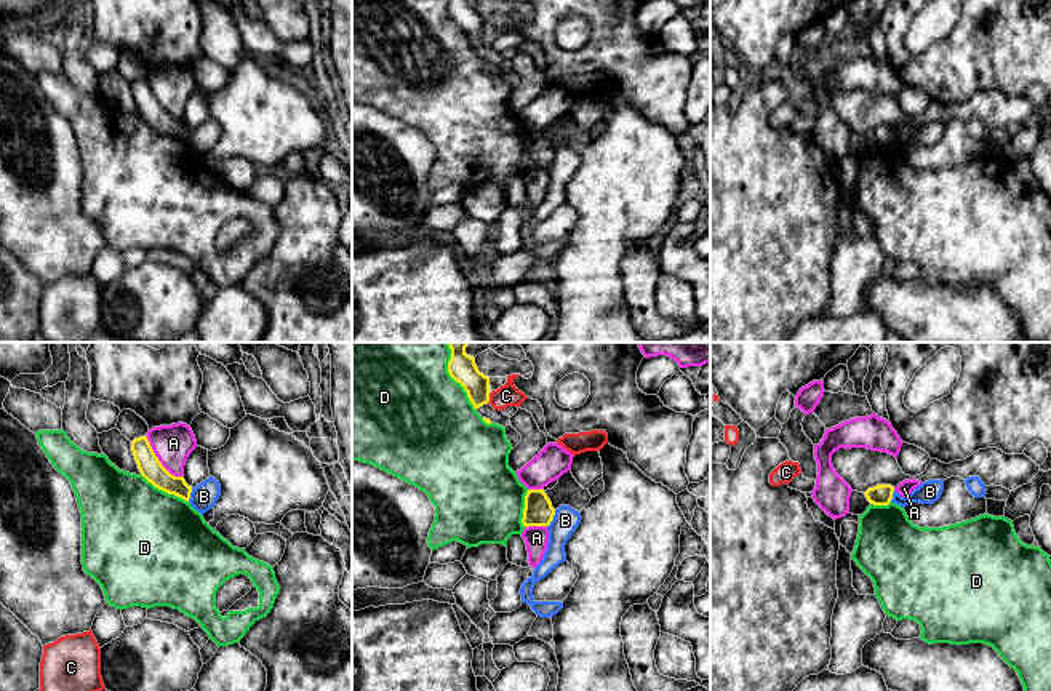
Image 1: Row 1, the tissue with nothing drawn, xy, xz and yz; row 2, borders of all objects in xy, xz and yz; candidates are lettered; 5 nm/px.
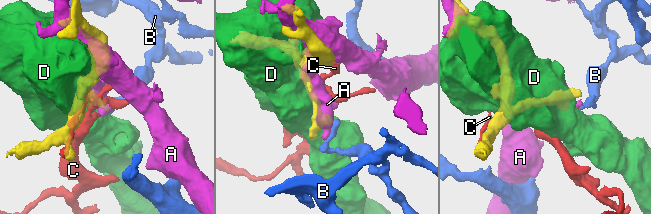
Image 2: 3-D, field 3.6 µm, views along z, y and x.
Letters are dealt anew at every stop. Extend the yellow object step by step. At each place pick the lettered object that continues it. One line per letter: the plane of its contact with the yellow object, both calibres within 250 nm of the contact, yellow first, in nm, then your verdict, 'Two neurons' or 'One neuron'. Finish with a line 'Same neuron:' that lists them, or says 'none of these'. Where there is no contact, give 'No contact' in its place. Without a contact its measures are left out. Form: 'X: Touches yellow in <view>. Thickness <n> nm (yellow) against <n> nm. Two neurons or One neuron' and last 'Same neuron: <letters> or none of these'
A: Touches yellow in xy. Thickness 120 nm (yellow) against 190 nm. Two neurons
B: Touches yellow in xz. Thickness 150 nm (yellow) against 130 nm. Two neurons
C: Touches yellow in xz. Thickness 140 nm (yellow) against 110 nm. Two neurons
D: Touches yellow in xz. Thickness 140 nm (yellow) against 500 nm. Two neurons
Same neuron: none of these

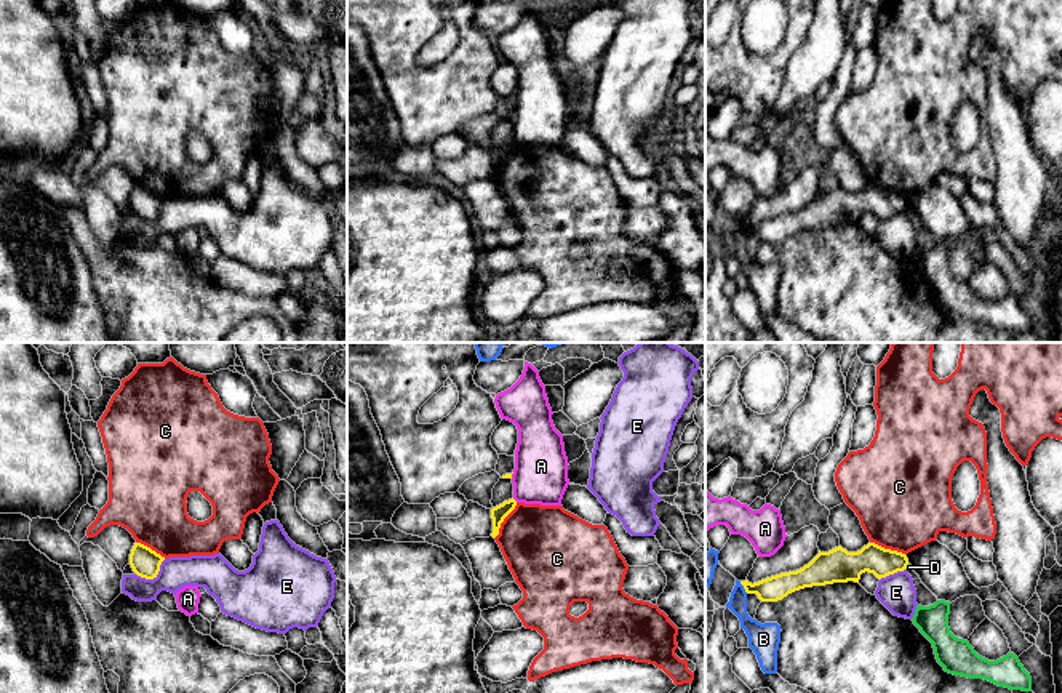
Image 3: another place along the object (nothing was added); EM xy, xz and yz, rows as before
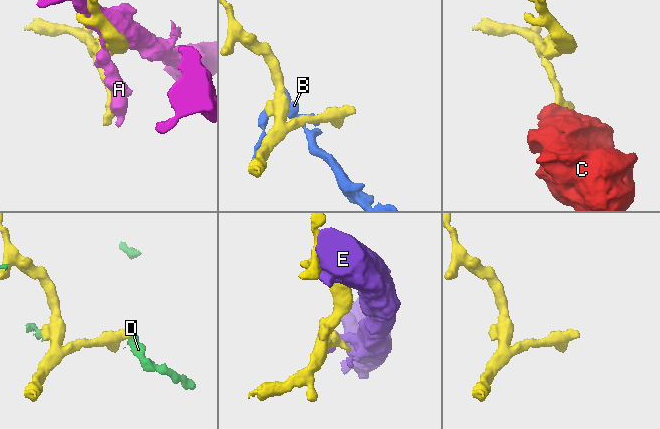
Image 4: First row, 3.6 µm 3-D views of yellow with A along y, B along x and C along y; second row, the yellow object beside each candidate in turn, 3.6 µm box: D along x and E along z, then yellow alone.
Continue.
A: Touches yellow in xz. Thickness 80 nm (yellow) against 280 nm. Two neurons
B: Touches yellow in yz. Thickness 130 nm (yellow) against 120 nm. Two neurons
C: Touches yellow in yz. Thickness 160 nm (yellow) against 460 nm. Two neurons
D: Touches yellow in yz. Thickness 150 nm (yellow) against 30 nm. Two neurons
E: Touches yellow in xy. Thickness 140 nm (yellow) against 160 nm. Two neurons
Same neuron: none of these

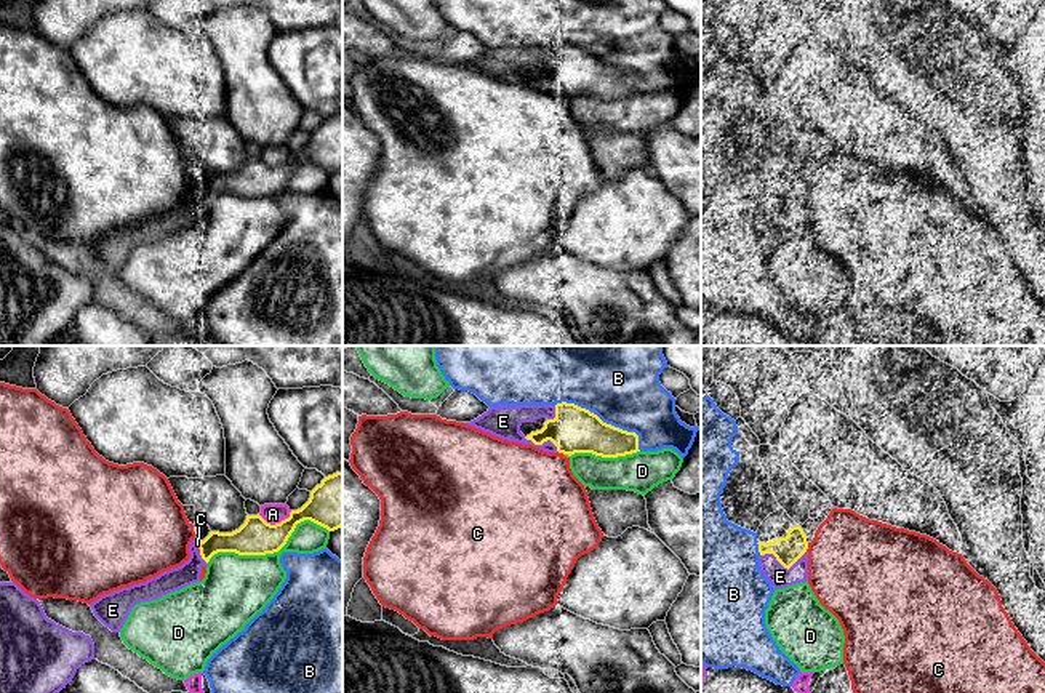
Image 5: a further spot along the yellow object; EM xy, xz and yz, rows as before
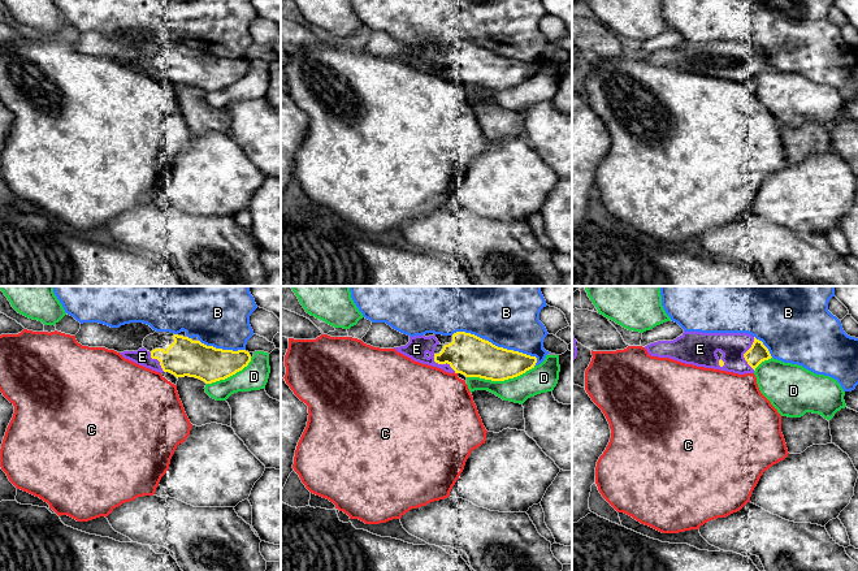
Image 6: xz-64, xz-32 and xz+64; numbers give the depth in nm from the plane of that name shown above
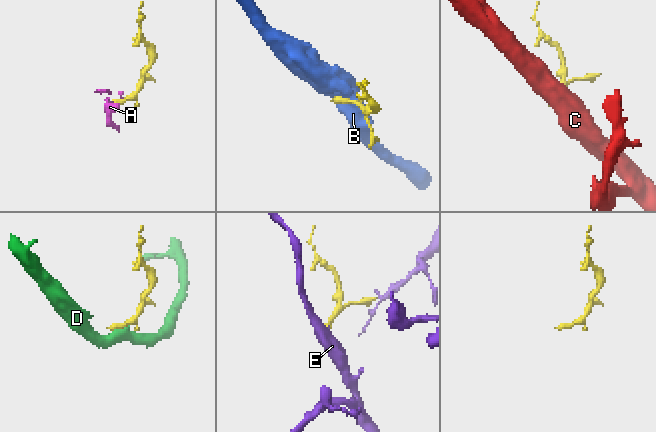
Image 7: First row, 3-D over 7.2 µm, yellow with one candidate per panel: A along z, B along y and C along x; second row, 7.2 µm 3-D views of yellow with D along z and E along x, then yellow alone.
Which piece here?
A: Touches yellow in xy. Thickness 180 nm (yellow) against 100 nm. Two neurons
B: Touches yellow in xz. Thickness 240 nm (yellow) against 400 nm. Two neurons
C: Touches yellow in yz. Thickness 140 nm (yellow) against 460 nm. Two neurons
D: Touches yellow in xy. Thickness 180 nm (yellow) against 340 nm. Two neurons
E: Touches yellow in yz. Thickness 140 nm (yellow) against 110 nm. One neuron
Same neuron: E

